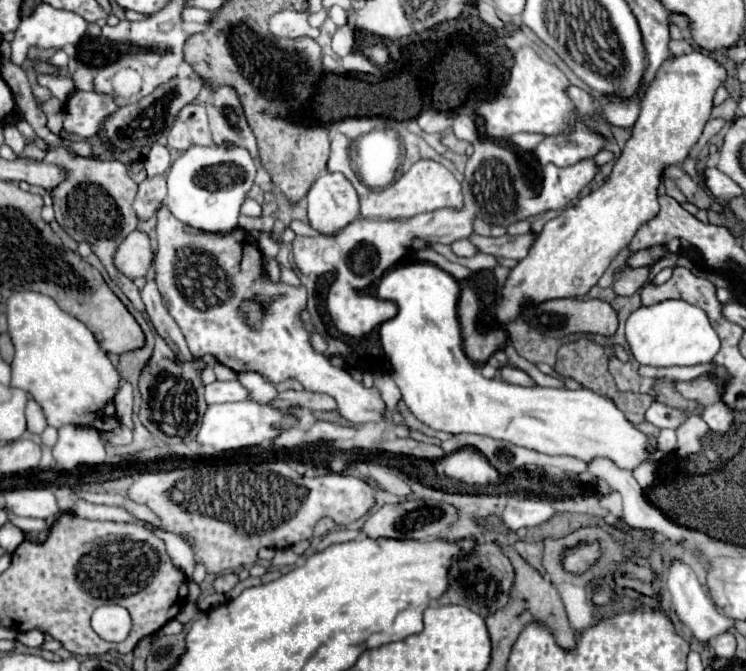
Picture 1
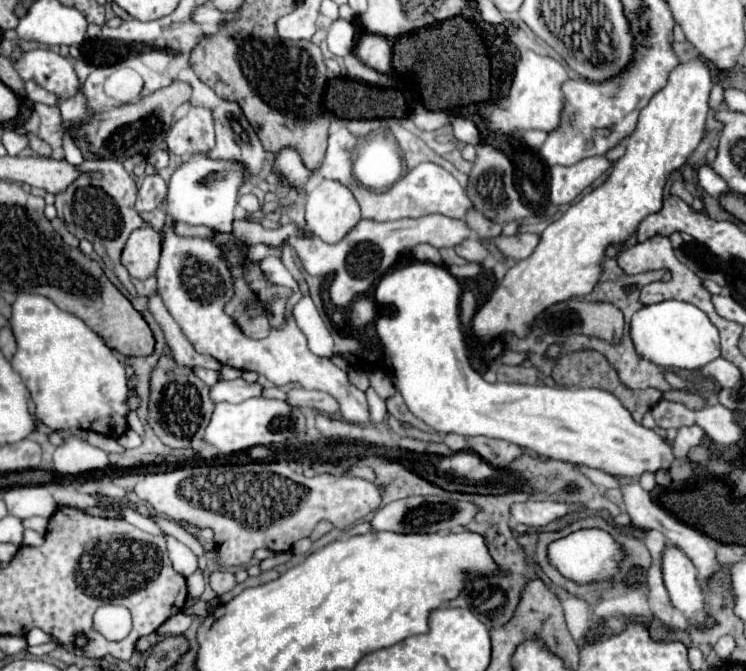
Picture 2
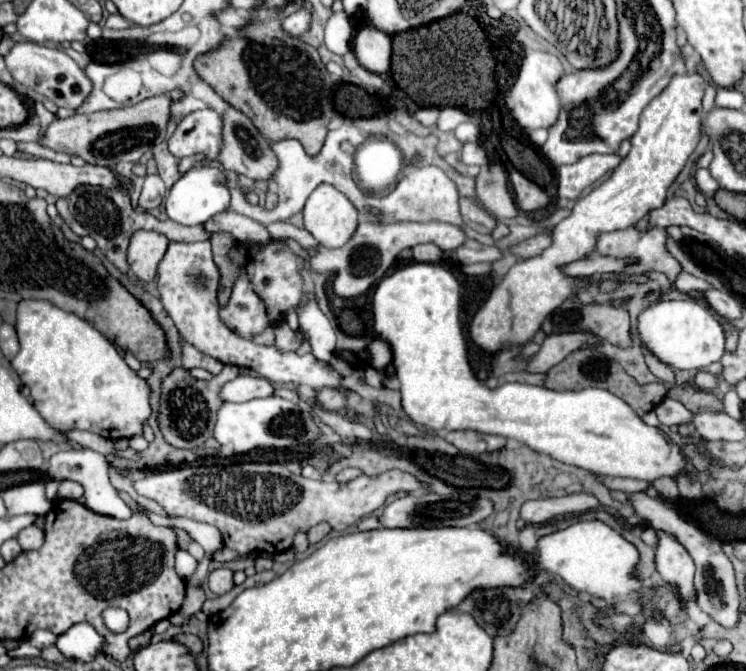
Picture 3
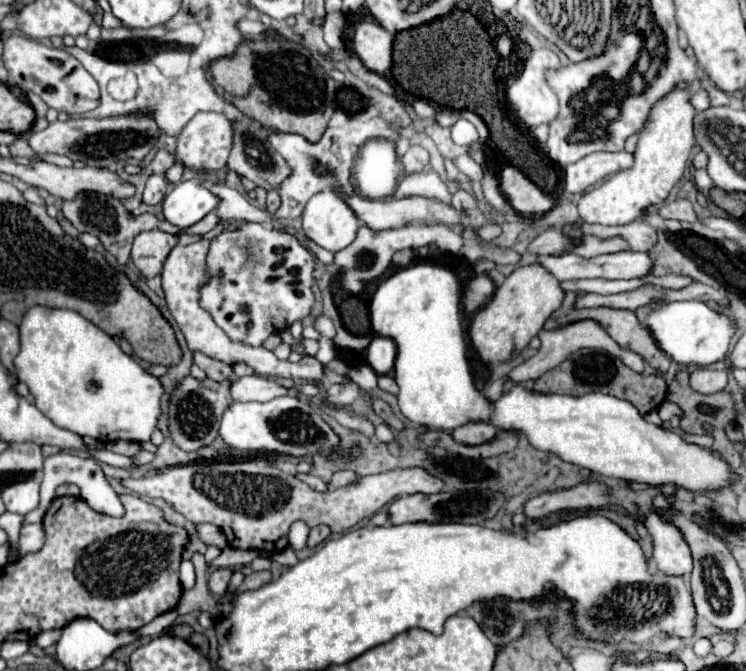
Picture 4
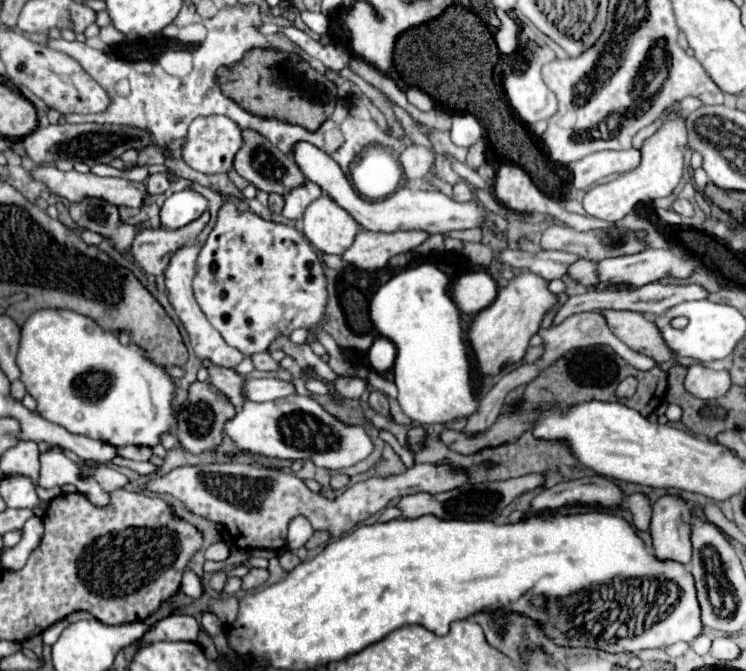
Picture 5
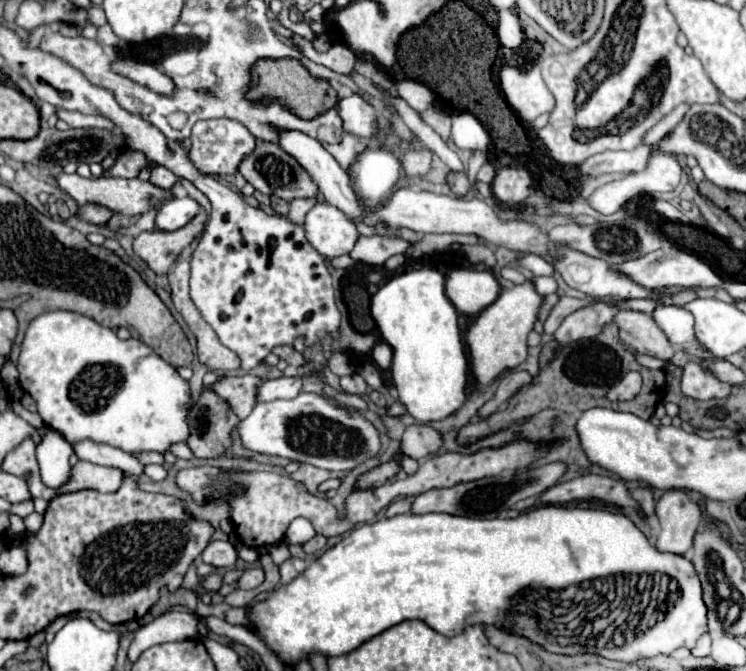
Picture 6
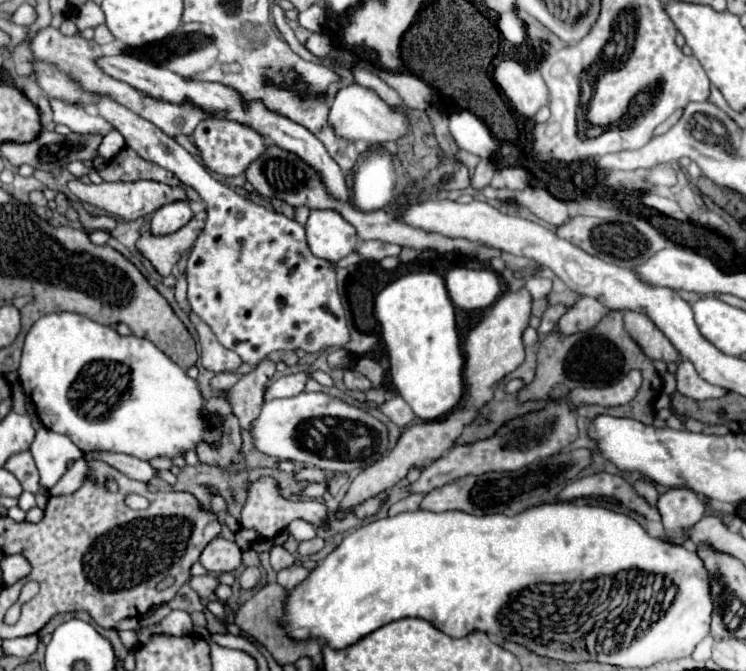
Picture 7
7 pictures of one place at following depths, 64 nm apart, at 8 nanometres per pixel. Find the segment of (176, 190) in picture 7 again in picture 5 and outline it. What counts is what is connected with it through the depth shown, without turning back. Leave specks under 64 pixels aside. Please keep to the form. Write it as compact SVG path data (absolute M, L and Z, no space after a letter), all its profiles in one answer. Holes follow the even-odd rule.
M40 164L36 166L34 170L28 172L30 178L34 178L36 182L42 182L44 186L48 186L48 190L56 196L62 196L70 202L76 202L76 200L82 200L84 196L96 196L96 198L102 198L102 200L108 200L116 206L132 206L132 208L138 208L144 204L146 200L146 188L140 184L140 182L132 182L132 180L124 180L124 178L110 178L110 176L96 176L92 172L86 172L86 174L80 174L76 170L68 170L68 172L62 172L54 166L46 166L46 164Z

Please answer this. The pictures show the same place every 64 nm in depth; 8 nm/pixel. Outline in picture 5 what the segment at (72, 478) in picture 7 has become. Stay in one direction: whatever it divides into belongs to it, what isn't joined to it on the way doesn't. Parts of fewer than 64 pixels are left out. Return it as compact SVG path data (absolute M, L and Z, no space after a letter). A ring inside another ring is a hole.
M90 466L90 468L92 468L92 472L96 472L96 480L100 480L100 486L106 492L114 492L116 488L126 488L130 484L130 480L124 474L116 472L112 468L94 468L94 466Z

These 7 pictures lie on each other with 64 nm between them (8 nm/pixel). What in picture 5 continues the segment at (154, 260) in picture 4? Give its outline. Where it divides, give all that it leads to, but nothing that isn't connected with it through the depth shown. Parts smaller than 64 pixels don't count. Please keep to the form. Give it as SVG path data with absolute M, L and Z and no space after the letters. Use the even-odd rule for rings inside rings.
M204 212L198 220L178 230L144 228L134 238L132 258L144 268L146 274L158 276L168 266L172 252L176 252L176 248L184 246L186 242L192 242L206 228L208 222L210 222L210 212Z

